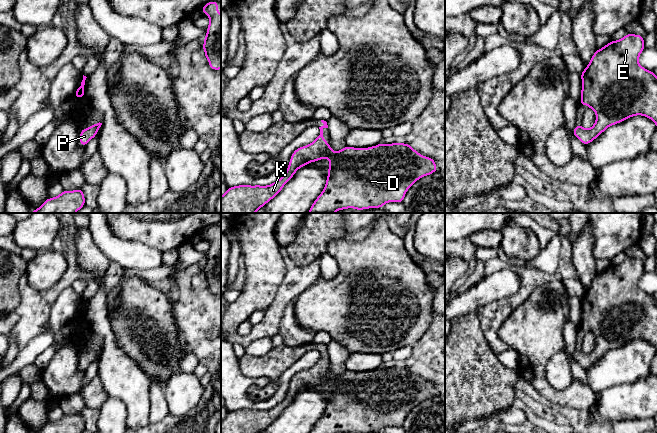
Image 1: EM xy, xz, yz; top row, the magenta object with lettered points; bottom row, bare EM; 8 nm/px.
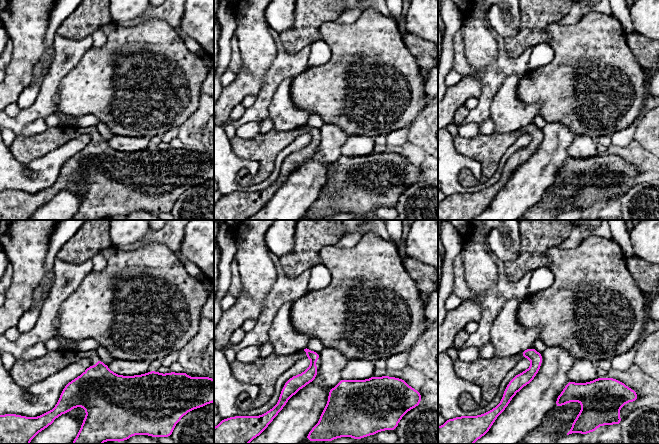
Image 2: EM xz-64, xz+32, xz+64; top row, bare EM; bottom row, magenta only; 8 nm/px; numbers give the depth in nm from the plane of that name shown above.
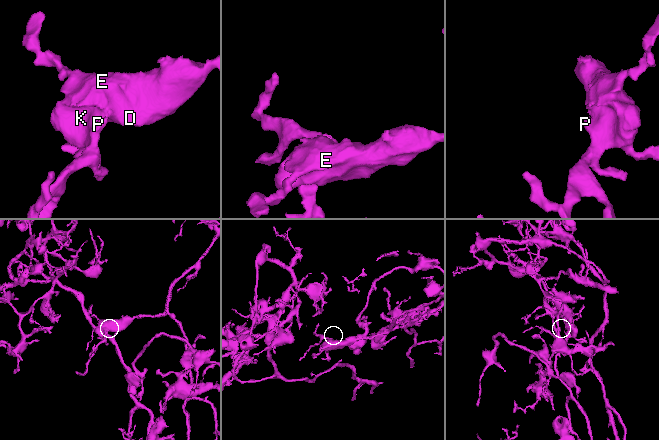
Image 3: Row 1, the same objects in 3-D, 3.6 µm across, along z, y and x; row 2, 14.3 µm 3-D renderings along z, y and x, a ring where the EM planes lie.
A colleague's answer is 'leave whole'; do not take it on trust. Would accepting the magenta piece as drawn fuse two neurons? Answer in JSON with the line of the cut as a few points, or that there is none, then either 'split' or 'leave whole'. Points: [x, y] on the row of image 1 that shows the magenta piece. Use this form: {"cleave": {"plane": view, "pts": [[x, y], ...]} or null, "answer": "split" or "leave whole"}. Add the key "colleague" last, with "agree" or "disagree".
{"cleave": null, "answer": "leave whole", "colleague": "agree"}

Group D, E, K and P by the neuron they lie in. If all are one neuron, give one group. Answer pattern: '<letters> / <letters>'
D E K P

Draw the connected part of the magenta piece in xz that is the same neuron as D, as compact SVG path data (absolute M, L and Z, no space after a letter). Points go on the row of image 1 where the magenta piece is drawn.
M321 120L321 122L324 125L319 127L319 136L312 143L300 147L293 152L287 171L282 178L267 186L250 186L242 184L239 186L229 187L226 193L221 196L221 213L255 213L282 190L284 185L294 176L300 167L303 167L310 162L319 161L322 158L327 158L330 162L328 177L322 193L314 201L308 213L336 213L338 210L347 208L354 208L360 211L369 208L382 208L382 206L388 202L402 203L407 190L417 180L437 171L437 165L431 157L425 157L414 150L410 144L403 144L400 142L393 144L380 143L368 148L354 148L346 146L340 151L334 152L323 137L323 129L328 128L327 122L324 120Z

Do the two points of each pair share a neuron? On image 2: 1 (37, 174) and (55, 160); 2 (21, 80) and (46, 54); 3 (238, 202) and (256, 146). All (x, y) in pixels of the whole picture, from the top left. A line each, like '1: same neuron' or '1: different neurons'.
1: same neuron
2: same neuron
3: same neuron

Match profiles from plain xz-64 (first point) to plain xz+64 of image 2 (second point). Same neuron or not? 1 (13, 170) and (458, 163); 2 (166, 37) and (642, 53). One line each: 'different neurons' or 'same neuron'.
1: same neuron
2: different neurons

